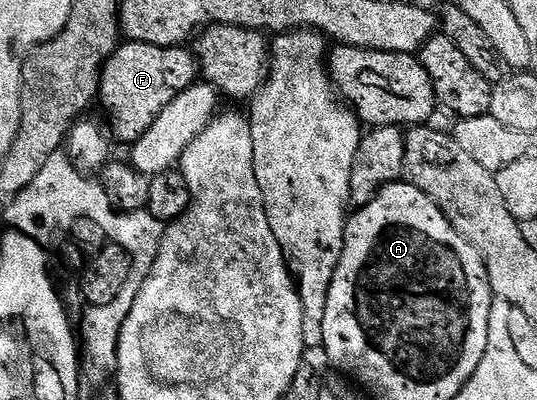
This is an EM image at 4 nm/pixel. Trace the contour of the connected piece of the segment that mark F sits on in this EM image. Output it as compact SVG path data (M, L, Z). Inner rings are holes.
M127 41L120 44L115 54L105 62L99 74L98 104L103 104L107 117L111 120L110 132L114 140L134 143L157 123L157 115L181 95L200 76L194 52L190 48L153 47L153 43Z

